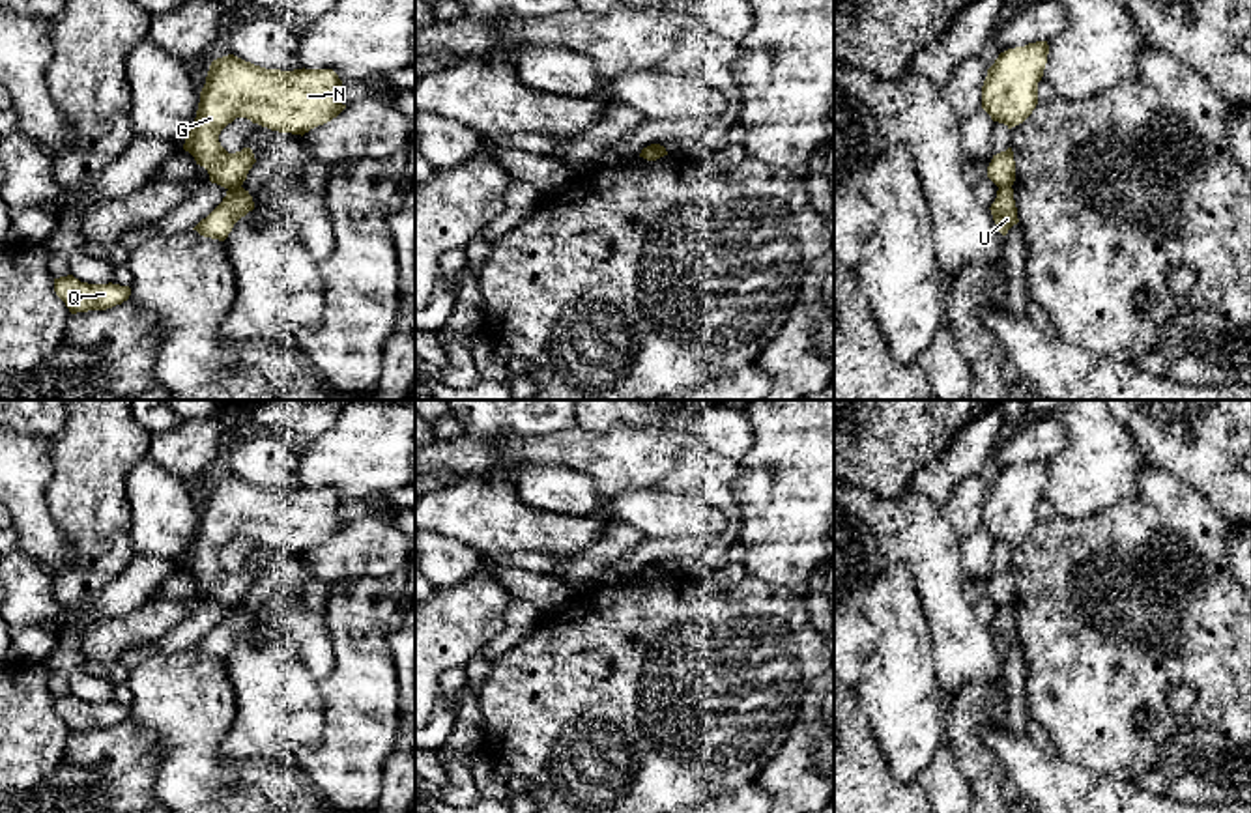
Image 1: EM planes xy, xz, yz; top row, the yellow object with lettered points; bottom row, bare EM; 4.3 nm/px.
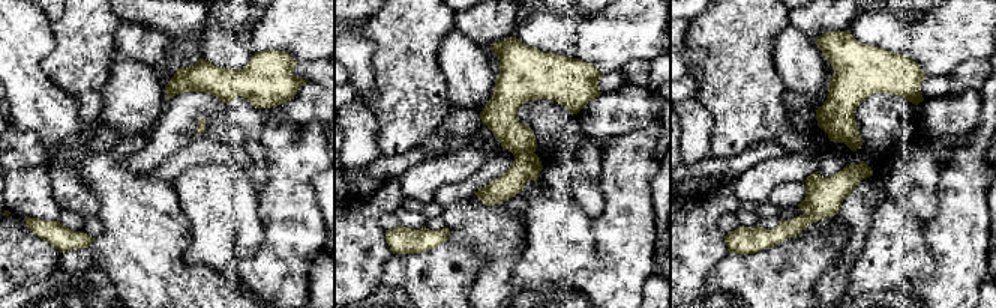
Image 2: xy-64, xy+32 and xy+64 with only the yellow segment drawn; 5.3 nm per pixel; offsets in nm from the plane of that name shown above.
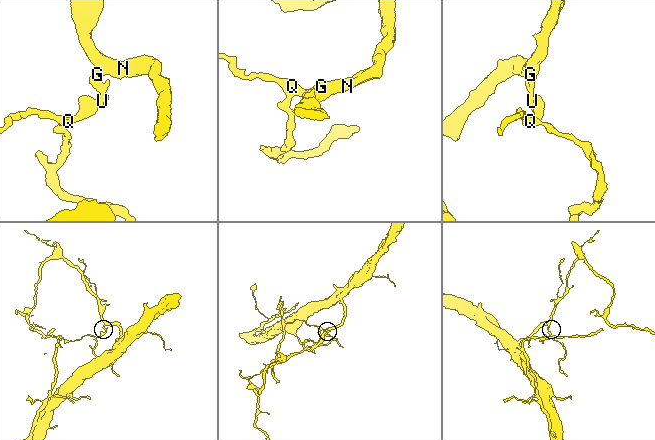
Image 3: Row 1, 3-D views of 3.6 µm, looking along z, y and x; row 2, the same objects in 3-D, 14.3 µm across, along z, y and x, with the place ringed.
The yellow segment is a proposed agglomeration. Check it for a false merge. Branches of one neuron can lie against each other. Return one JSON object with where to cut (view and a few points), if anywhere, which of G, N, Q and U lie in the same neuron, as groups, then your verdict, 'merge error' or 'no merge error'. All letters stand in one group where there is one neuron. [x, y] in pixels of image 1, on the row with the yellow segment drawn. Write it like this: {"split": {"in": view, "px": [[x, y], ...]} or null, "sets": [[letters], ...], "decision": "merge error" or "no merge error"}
{"split": {"in": "xy", "px": [[240, 185], [229, 189]]}, "sets": [["G", "N"], ["Q", "U"]], "decision": "merge error"}

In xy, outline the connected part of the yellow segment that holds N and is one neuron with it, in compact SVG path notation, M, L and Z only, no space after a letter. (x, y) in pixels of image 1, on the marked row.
M234 54L211 62L206 84L200 92L200 103L193 129L187 133L183 150L196 164L204 166L209 181L224 189L241 187L249 170L256 163L251 148L228 153L221 142L221 131L236 118L247 118L252 123L279 133L305 135L310 129L337 118L346 105L340 103L342 80L333 69L266 69L245 62Z

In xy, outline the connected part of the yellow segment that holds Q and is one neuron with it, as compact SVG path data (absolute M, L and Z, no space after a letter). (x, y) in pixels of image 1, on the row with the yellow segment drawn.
M73 275L54 278L54 292L71 314L107 310L129 299L131 288L120 284L88 284Z

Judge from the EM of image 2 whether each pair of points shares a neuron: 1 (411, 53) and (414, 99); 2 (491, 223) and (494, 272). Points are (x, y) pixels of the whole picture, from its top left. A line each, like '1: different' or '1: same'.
1: same
2: same

